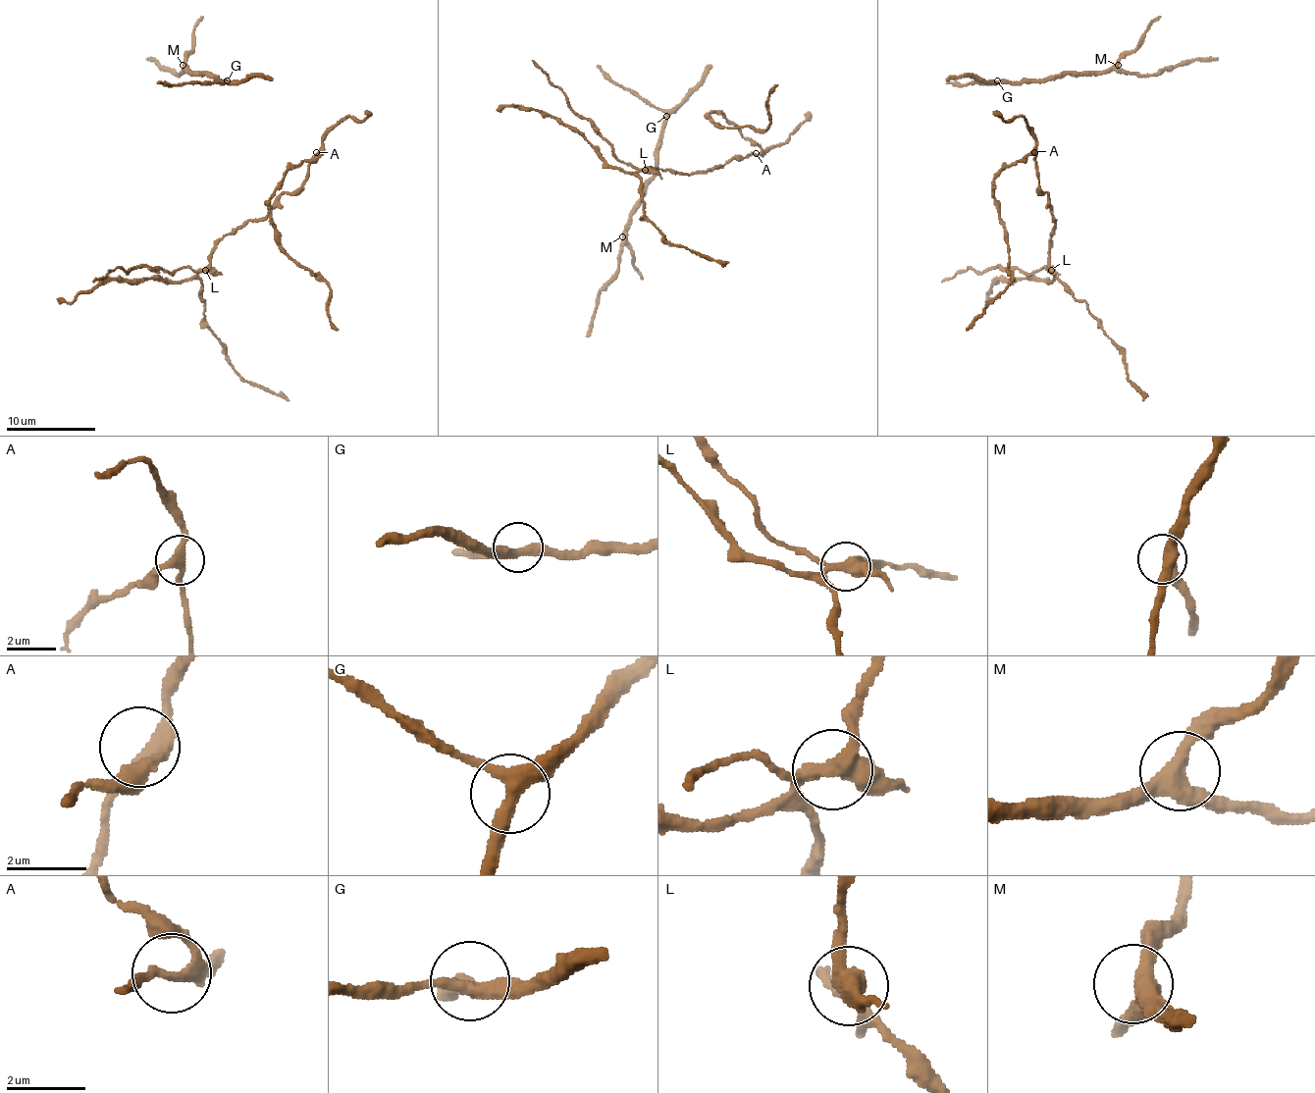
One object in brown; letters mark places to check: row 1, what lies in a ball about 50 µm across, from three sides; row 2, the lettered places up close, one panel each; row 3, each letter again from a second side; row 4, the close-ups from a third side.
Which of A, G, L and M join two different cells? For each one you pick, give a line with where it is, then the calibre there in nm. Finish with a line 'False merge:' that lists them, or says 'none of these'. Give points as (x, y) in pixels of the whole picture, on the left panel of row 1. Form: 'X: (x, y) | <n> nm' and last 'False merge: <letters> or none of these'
L: (205, 270) | 400 nm
False merge: L

